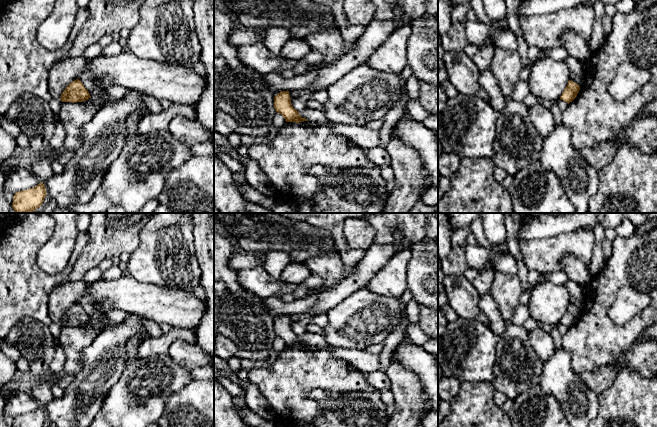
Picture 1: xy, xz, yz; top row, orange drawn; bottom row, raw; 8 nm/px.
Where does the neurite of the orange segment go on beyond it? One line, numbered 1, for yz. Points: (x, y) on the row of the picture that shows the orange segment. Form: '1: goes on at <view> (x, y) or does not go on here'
1: does not go on here

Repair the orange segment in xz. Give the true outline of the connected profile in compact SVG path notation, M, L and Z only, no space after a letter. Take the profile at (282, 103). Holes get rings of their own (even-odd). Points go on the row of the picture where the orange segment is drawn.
M281 91L274 97L274 108L276 112L280 113L286 122L302 122L308 121L302 118L299 112L293 108L289 91Z

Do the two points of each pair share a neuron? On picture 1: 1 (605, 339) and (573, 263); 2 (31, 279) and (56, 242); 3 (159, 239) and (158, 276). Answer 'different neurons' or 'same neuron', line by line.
1: different neurons
2: different neurons
3: same neuron

